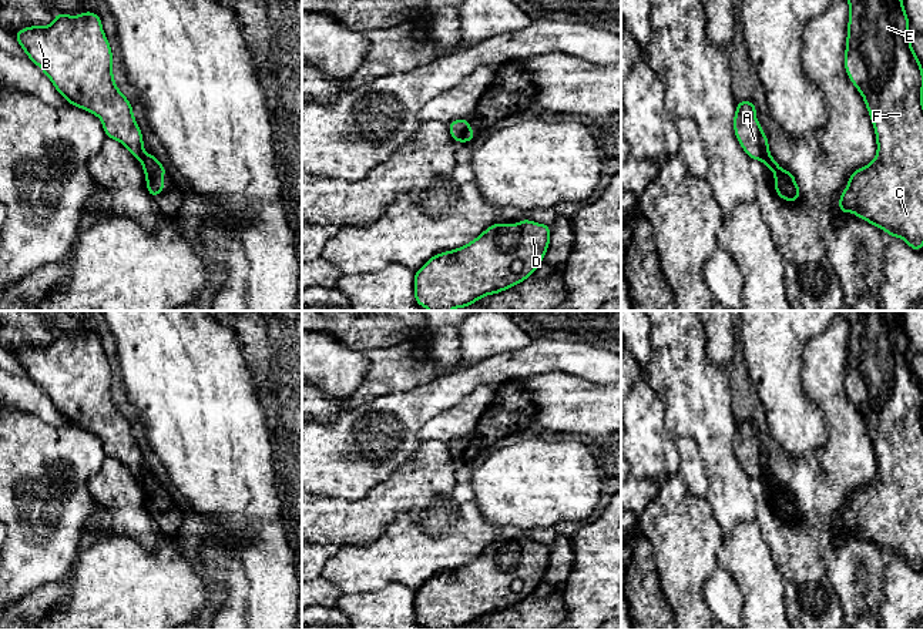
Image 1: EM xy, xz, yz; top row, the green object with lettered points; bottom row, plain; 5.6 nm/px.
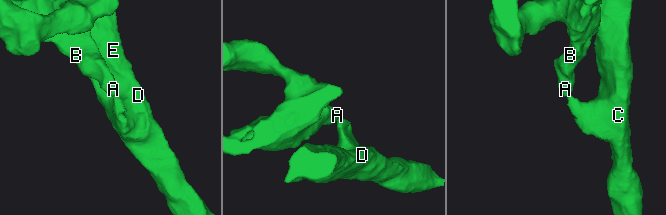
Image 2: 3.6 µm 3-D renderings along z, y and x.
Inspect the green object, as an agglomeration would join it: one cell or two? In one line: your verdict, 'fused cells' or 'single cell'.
fused cells

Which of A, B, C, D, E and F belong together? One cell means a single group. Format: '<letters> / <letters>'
A B / C D E F

